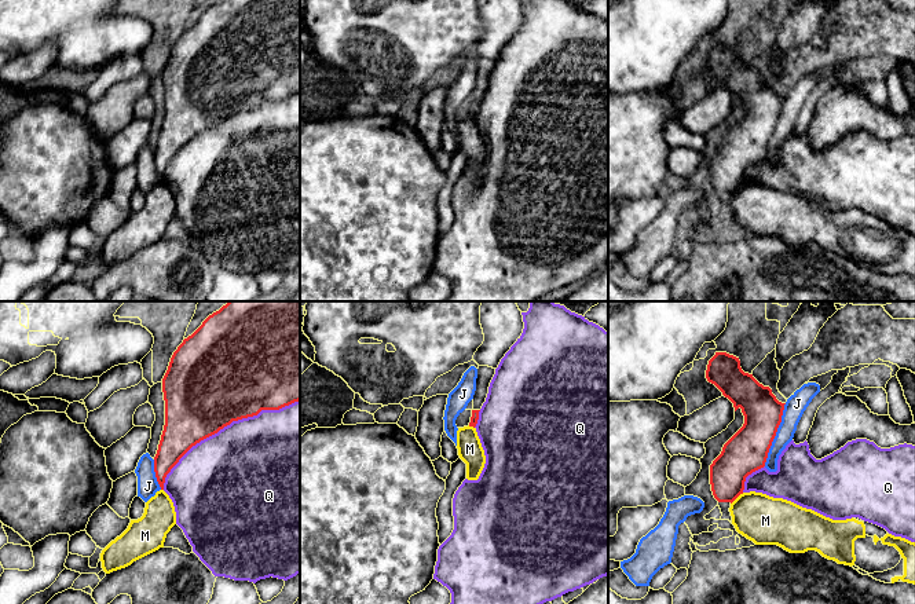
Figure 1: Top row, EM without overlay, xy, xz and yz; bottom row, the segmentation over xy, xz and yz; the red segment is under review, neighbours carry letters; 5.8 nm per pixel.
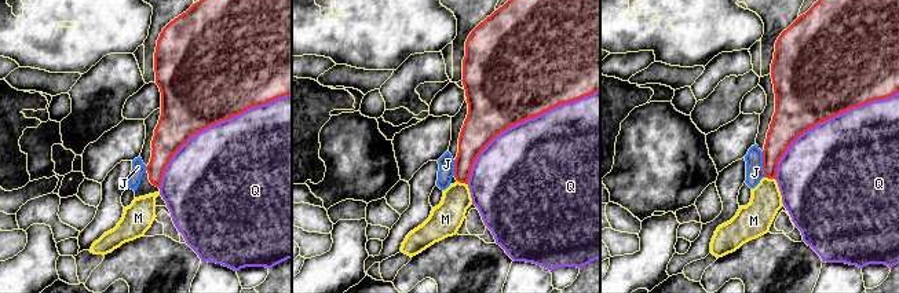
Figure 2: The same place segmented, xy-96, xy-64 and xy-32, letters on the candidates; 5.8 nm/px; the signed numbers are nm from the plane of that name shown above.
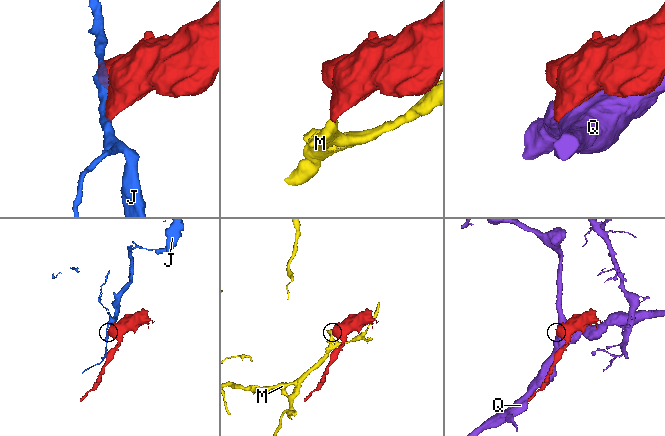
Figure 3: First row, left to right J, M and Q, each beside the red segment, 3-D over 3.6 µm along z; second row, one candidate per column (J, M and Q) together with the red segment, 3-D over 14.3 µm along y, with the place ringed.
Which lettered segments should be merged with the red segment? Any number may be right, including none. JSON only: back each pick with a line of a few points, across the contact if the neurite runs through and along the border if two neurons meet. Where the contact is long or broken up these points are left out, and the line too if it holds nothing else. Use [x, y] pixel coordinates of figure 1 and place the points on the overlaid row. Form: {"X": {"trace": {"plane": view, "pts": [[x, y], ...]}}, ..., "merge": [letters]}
{"merge": []}

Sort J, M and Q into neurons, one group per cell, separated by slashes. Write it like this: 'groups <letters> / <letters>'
groups J / M / Q

